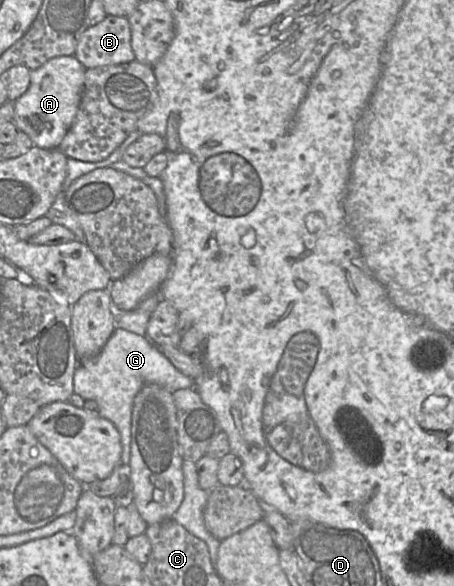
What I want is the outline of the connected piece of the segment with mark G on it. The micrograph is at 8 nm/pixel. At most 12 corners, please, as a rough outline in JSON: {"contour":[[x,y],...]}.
{"contour":[[116,328],[78,359],[73,390],[94,400],[131,455],[134,398],[146,384],[193,388],[147,336]]}

